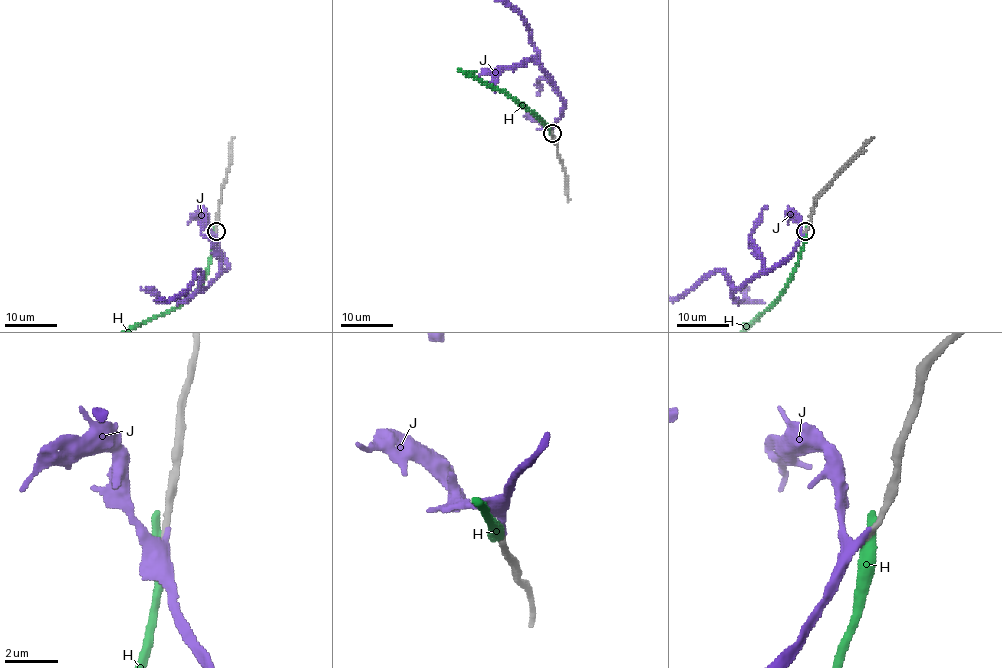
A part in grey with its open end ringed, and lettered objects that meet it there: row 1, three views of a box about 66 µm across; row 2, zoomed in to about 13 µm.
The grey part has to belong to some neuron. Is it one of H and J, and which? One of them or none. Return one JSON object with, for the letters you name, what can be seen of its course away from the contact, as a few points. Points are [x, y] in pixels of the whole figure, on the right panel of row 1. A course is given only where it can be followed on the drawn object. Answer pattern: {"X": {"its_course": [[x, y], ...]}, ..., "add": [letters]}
{"add": ["J"]}

